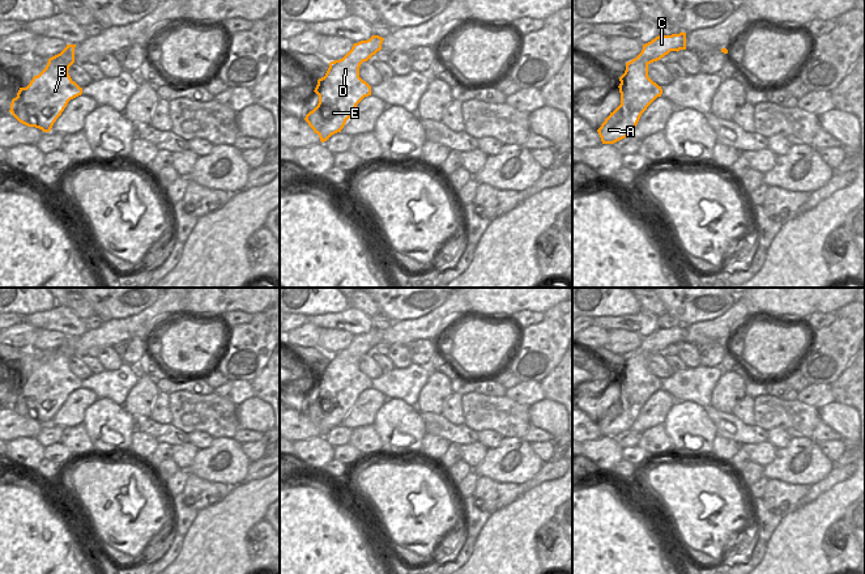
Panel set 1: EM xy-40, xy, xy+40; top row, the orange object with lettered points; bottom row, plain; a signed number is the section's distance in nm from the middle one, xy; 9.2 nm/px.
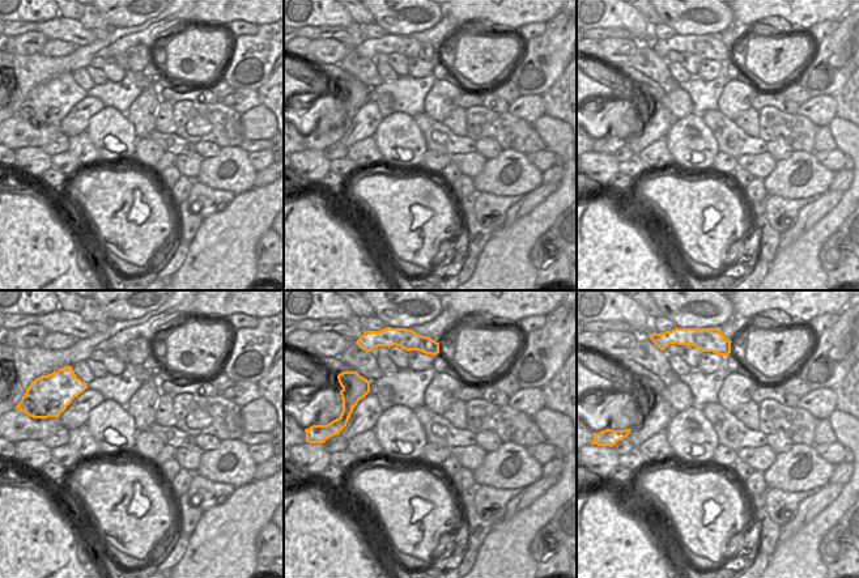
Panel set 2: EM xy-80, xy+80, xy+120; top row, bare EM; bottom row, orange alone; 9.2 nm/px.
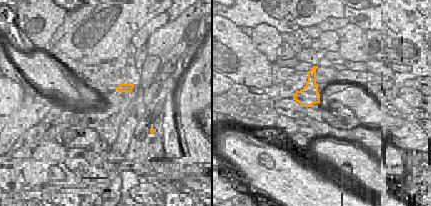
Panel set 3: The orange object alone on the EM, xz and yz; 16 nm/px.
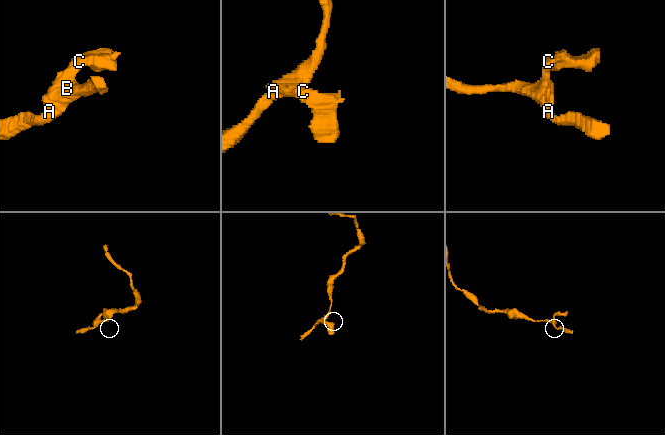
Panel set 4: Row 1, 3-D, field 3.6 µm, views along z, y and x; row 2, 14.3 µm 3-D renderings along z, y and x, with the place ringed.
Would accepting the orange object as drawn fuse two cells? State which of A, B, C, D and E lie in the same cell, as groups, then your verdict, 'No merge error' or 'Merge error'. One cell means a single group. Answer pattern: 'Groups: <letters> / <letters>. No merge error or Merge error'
Groups: A B C D E. No merge error.

